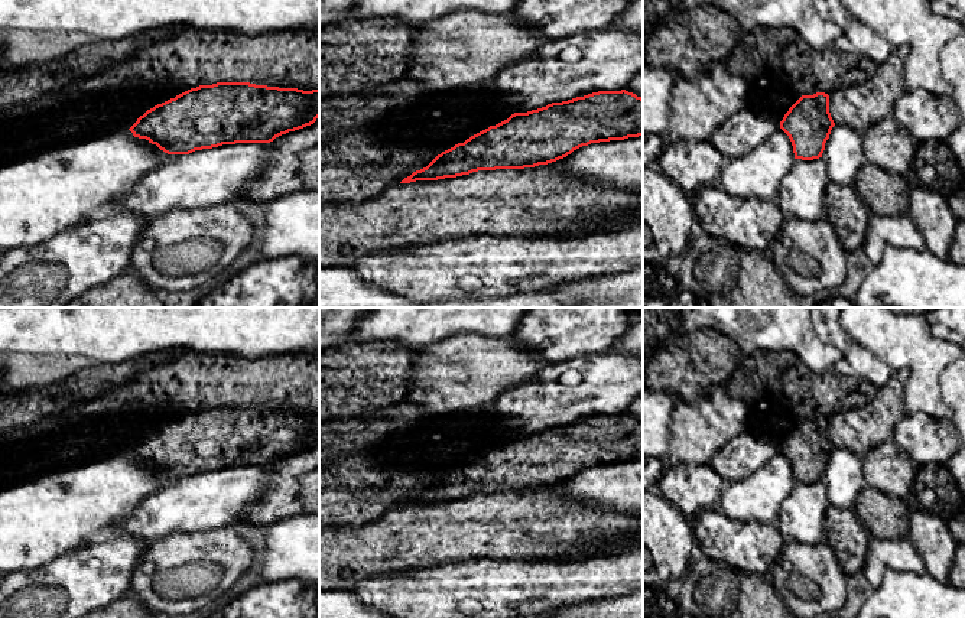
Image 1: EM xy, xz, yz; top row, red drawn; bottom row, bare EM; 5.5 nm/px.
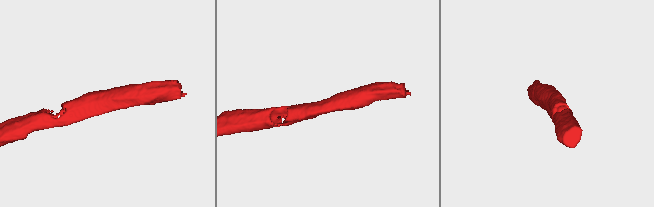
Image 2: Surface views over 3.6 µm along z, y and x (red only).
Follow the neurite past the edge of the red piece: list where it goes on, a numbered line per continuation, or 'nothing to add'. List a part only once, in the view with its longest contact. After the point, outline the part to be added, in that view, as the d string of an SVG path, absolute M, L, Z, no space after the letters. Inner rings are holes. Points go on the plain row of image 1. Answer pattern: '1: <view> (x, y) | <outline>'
nothing to add

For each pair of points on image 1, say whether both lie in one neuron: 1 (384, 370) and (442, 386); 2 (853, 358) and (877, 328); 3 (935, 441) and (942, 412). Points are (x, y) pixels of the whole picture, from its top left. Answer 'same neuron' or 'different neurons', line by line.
1: different neurons
2: different neurons
3: different neurons

